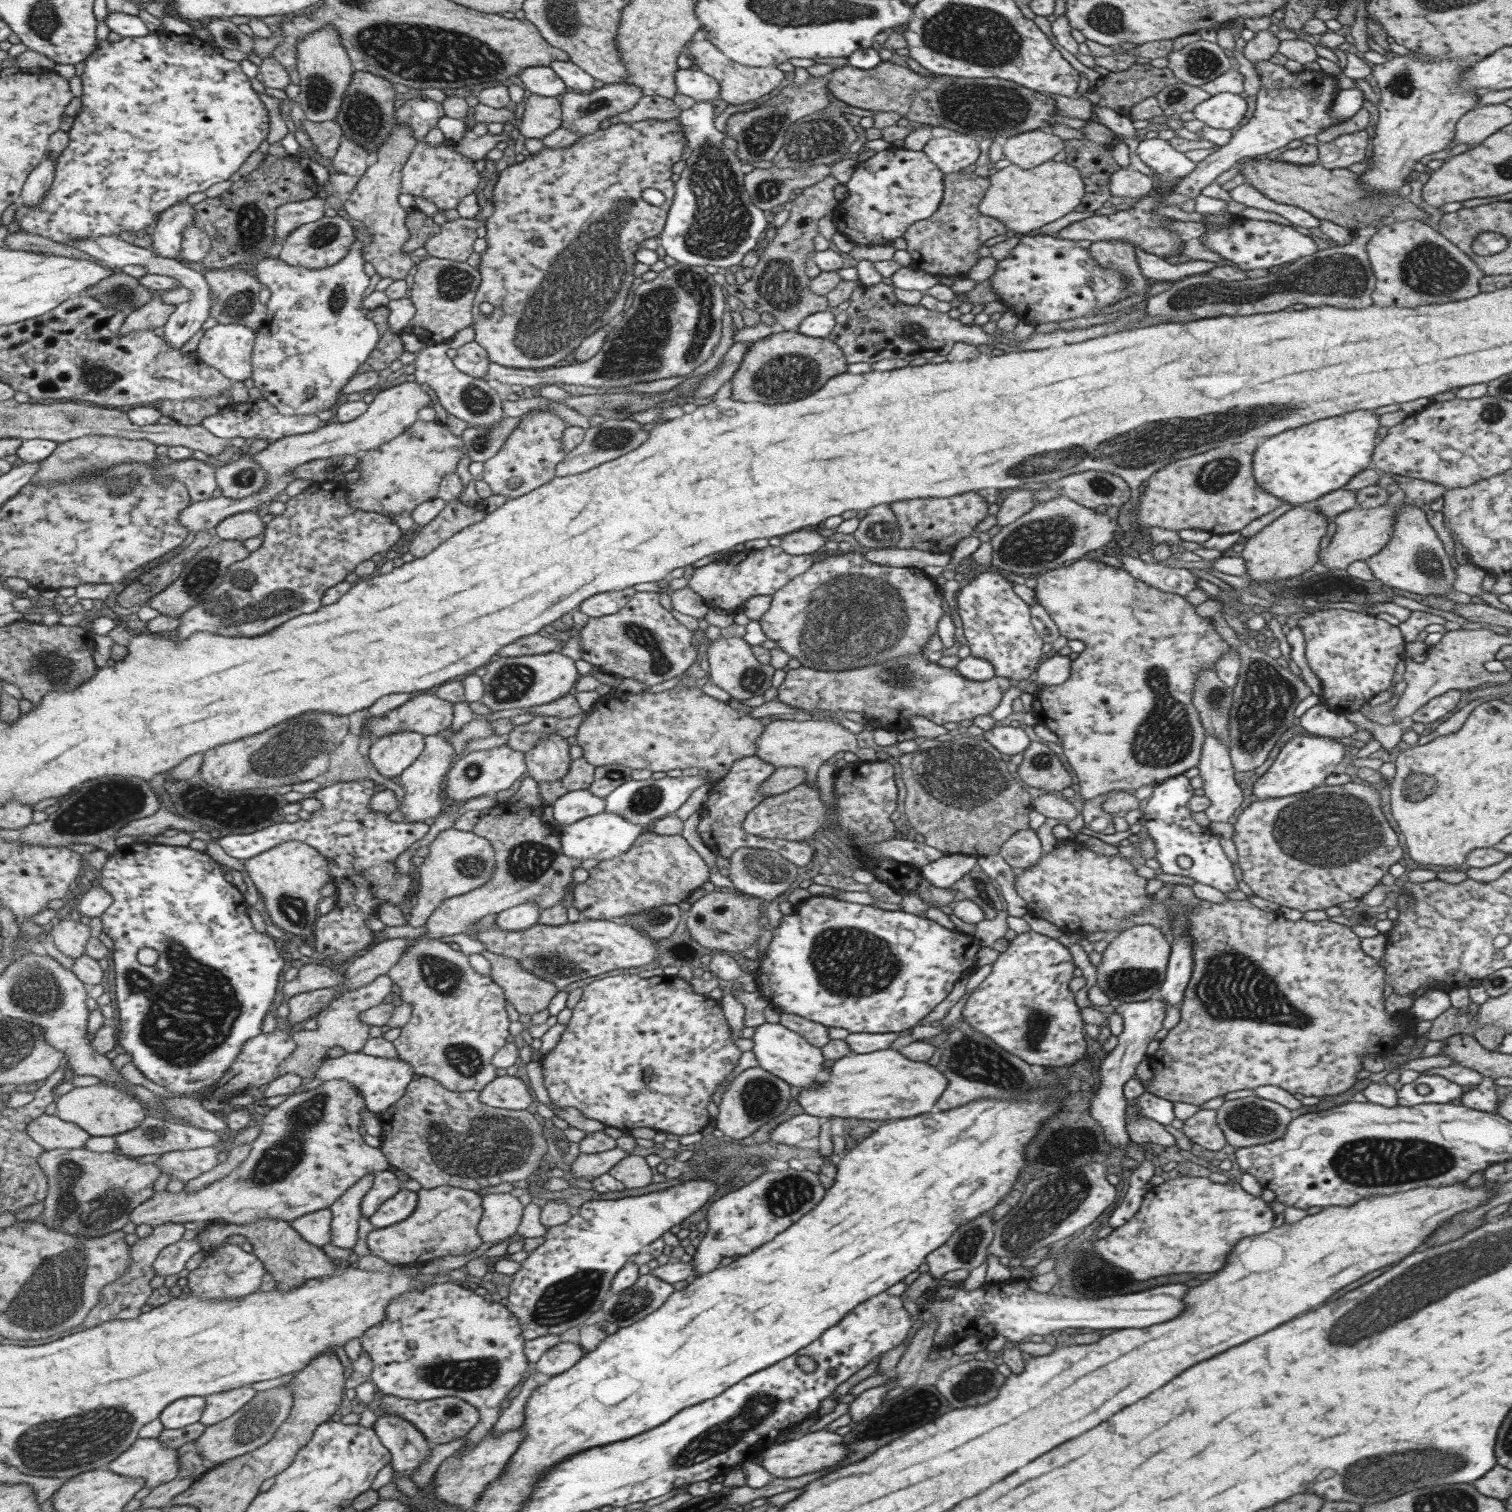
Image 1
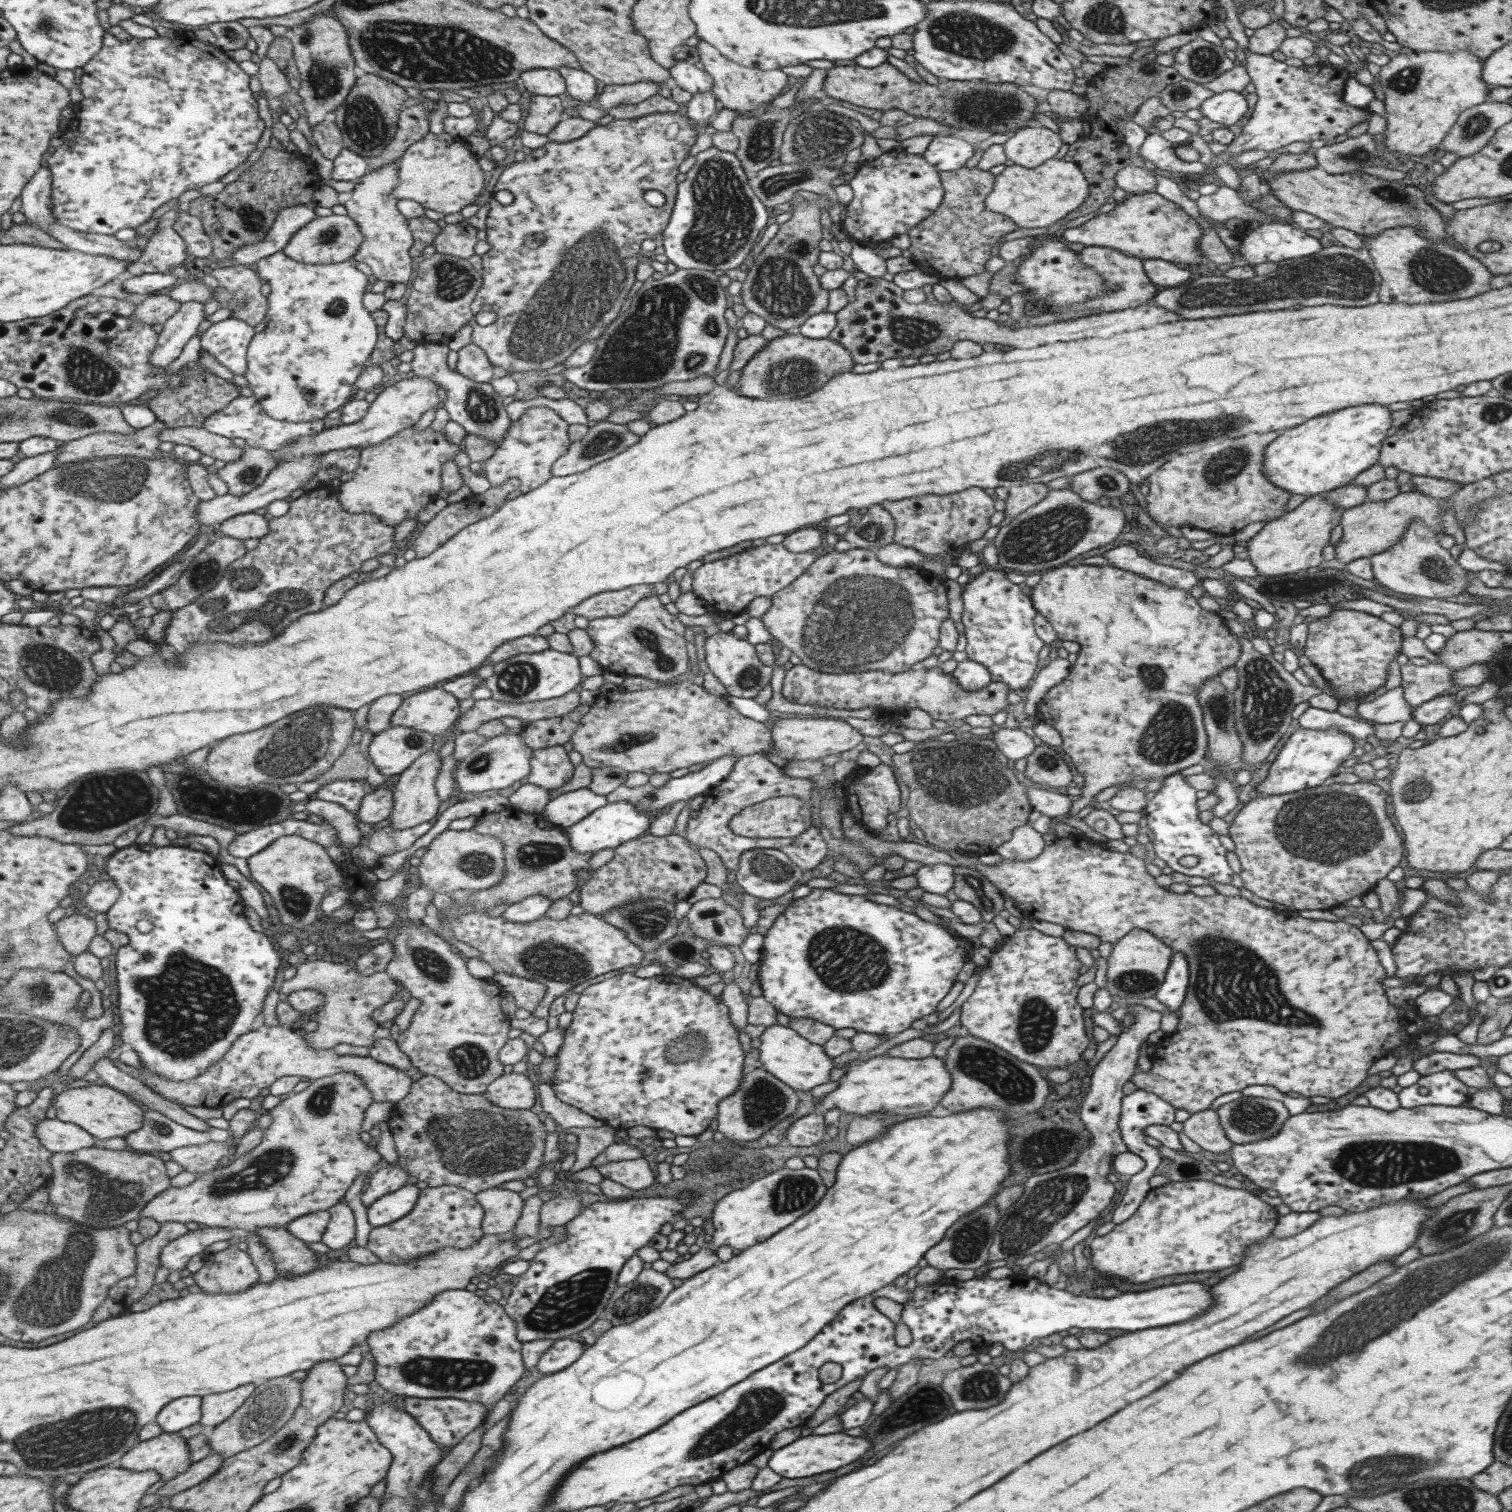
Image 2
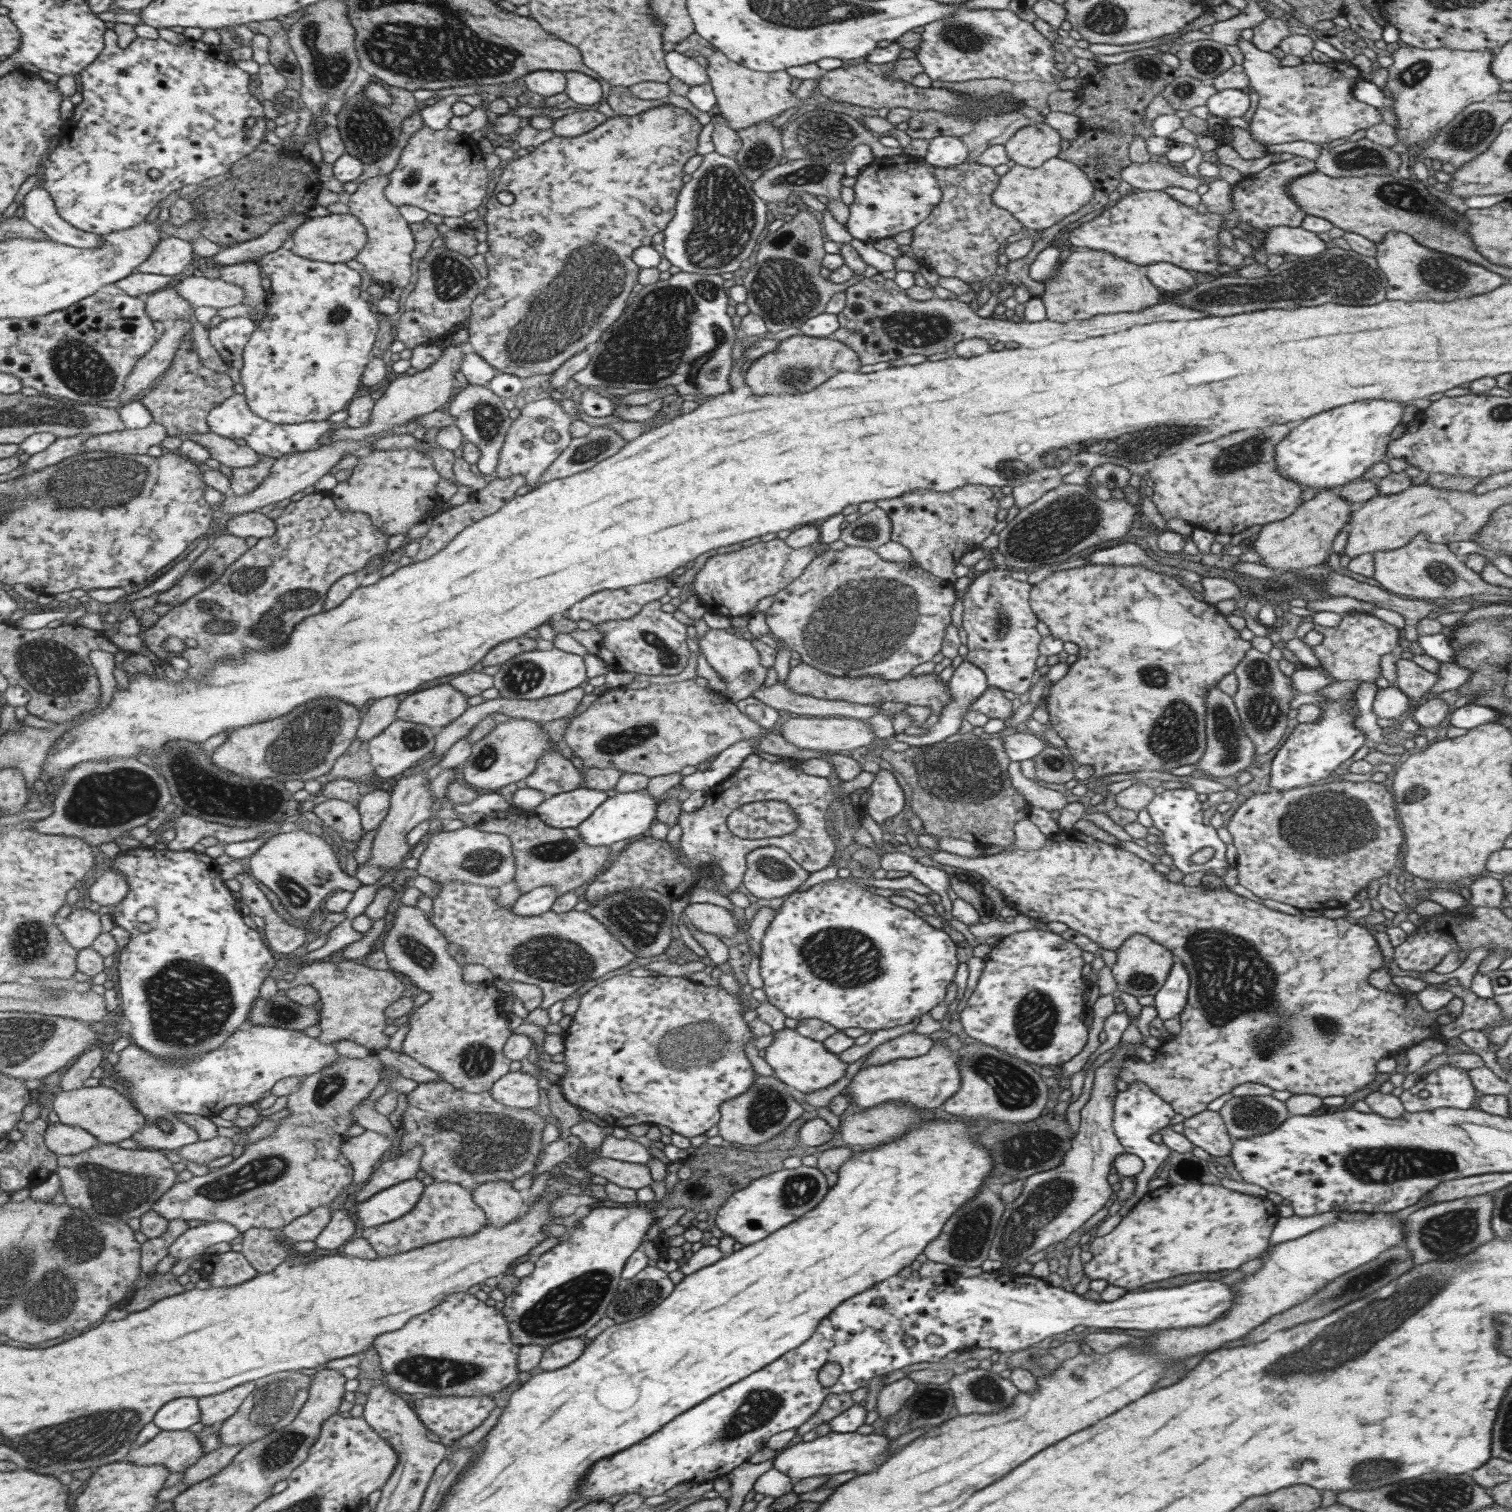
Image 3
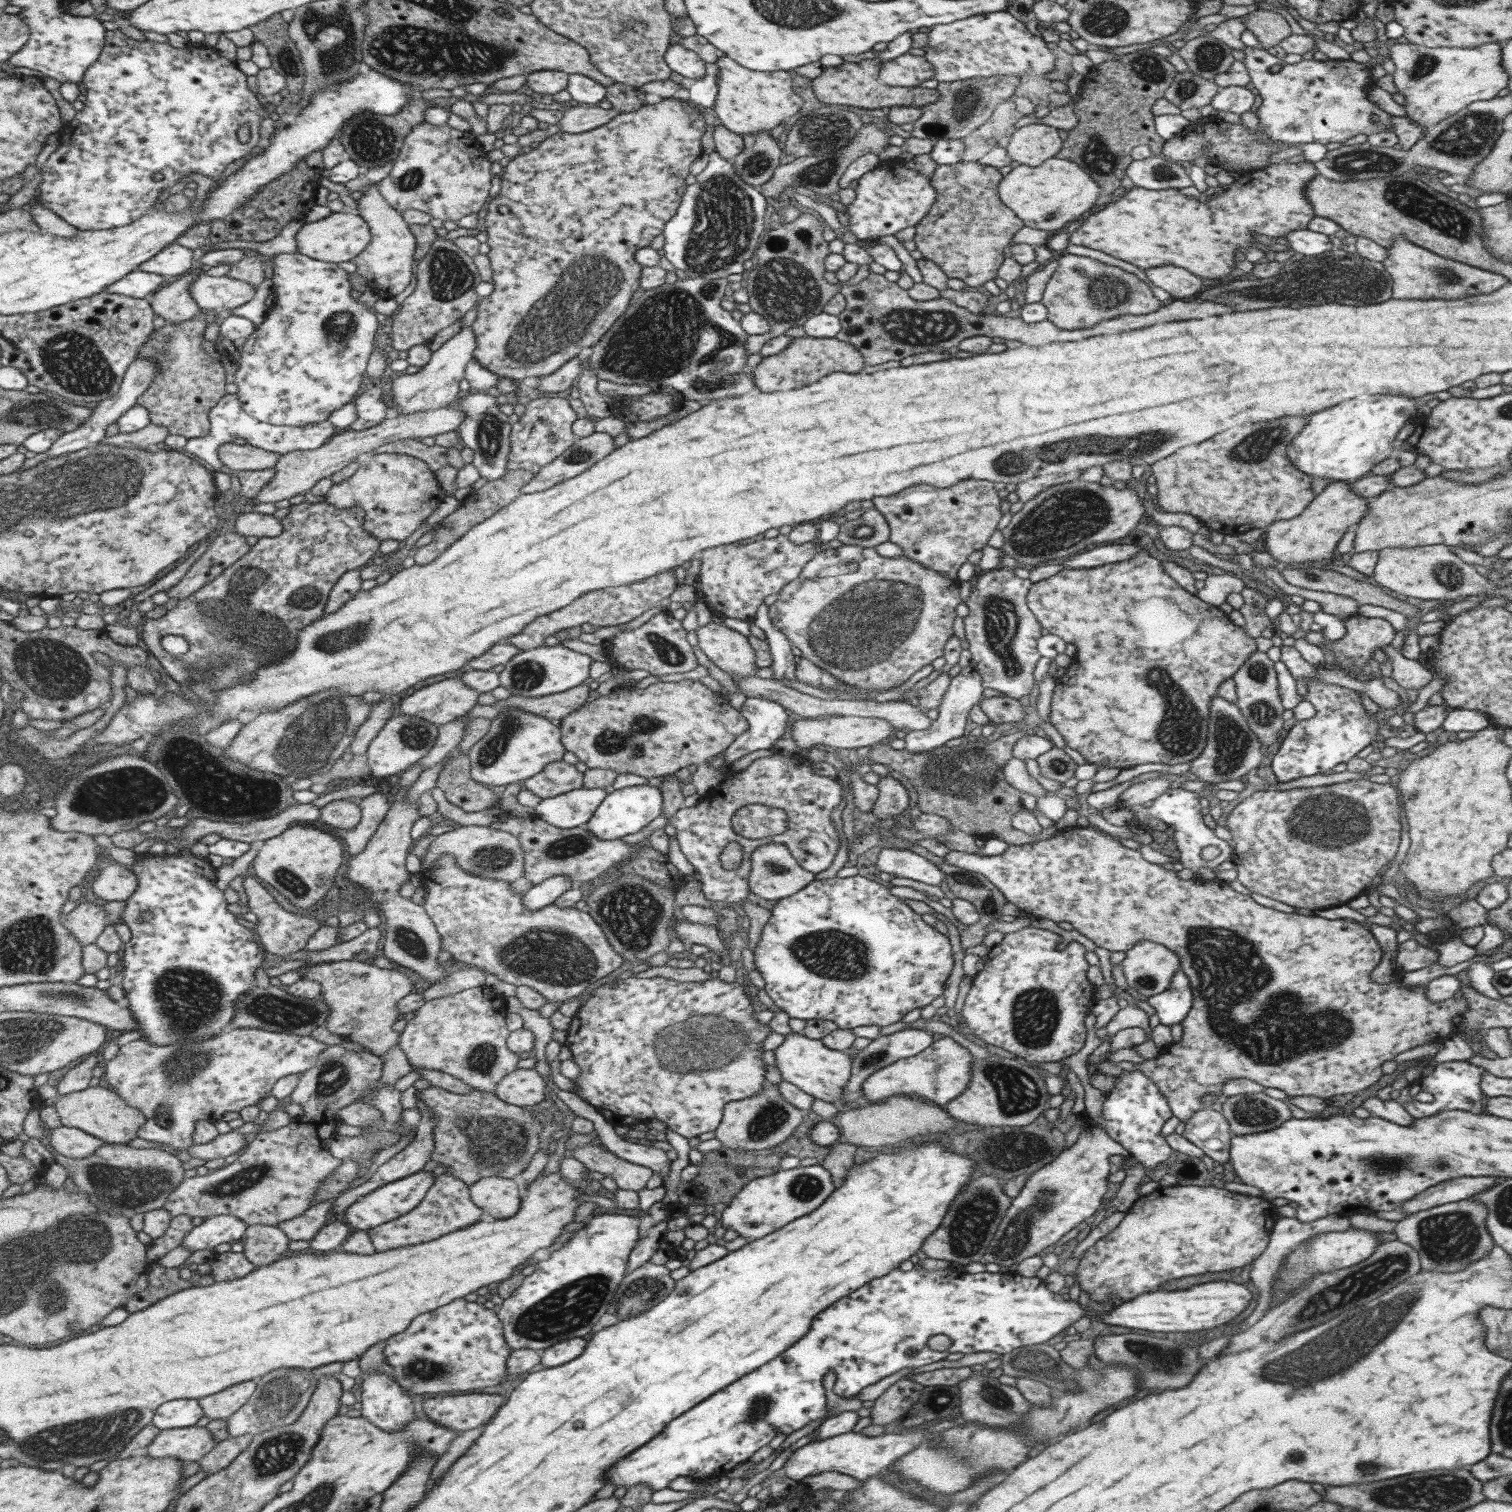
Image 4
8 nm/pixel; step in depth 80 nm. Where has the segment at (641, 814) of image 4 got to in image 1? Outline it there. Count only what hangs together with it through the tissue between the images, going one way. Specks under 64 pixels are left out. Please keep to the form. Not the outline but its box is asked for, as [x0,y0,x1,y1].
[559,813,643,860]

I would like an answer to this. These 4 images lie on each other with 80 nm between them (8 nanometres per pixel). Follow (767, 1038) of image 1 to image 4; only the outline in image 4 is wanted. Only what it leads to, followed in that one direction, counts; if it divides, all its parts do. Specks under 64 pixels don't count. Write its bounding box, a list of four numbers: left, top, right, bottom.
[773,1033,850,1103]

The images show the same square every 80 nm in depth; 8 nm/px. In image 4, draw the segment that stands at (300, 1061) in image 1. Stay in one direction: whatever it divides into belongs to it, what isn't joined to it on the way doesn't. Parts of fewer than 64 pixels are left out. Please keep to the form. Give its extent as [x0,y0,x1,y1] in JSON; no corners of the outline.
[303,960,413,1057]

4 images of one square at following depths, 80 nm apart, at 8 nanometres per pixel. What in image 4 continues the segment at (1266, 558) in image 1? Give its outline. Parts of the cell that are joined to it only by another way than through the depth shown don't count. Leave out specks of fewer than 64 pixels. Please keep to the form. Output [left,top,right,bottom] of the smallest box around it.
[1263,480,1367,564]

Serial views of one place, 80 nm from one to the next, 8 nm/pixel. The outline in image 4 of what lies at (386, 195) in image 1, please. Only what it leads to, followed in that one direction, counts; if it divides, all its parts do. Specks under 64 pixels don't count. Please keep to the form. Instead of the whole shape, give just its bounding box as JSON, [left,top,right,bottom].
[351,183,416,298]

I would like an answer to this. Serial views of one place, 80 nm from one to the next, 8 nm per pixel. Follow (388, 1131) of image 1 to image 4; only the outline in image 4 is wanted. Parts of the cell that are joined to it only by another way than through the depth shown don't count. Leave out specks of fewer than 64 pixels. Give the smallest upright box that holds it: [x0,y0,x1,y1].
[414,1085,543,1188]

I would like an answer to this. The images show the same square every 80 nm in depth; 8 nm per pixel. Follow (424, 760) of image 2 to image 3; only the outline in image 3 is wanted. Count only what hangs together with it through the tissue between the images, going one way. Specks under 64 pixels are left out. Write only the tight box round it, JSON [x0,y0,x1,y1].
[354,769,434,884]

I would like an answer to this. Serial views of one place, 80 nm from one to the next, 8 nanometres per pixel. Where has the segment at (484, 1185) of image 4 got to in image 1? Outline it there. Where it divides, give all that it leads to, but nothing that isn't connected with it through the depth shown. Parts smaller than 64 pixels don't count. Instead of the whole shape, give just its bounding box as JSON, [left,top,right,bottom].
[477,1194,523,1244]

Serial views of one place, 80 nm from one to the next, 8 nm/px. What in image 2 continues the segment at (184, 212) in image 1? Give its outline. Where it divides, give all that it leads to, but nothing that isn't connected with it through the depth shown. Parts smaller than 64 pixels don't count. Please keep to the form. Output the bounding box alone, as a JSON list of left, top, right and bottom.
[127,207,189,277]

